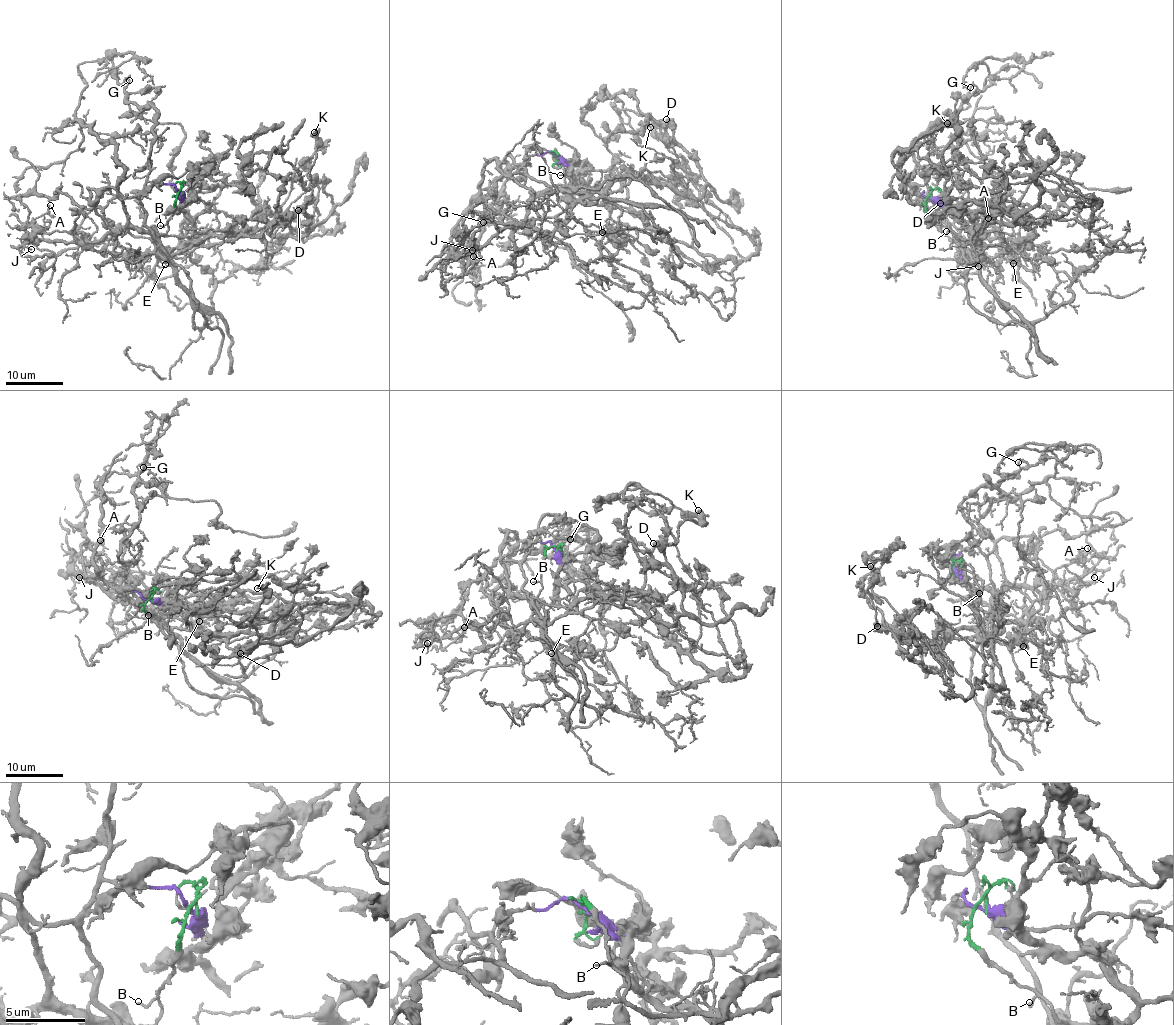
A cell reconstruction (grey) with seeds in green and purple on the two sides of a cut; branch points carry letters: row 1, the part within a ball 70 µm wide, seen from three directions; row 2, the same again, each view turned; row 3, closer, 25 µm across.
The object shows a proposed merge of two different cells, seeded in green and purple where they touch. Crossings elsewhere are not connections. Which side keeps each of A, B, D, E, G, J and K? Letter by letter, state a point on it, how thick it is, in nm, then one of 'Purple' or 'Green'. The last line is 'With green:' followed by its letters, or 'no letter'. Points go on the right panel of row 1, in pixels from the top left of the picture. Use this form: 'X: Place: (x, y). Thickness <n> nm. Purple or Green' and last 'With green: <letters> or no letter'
A: Place: (988, 218). Thickness 130 nm. Green
B: Place: (946, 231). Thickness 140 nm. Green
D: Place: (940, 203). Thickness 420 nm. Purple
E: Place: (1013, 263). Thickness 130 nm. Green
G: Place: (970, 87). Thickness 140 nm. Green
J: Place: (978, 266). Thickness 130 nm. Green
K: Place: (947, 123). Thickness 280 nm. Purple
With green: A, B, E, G, J

